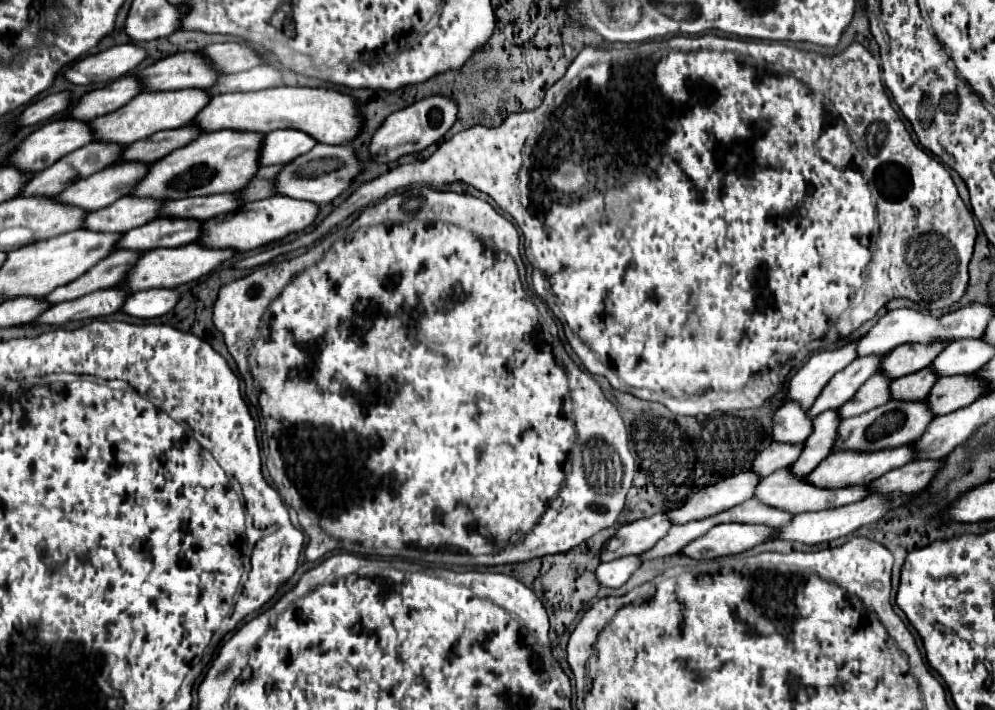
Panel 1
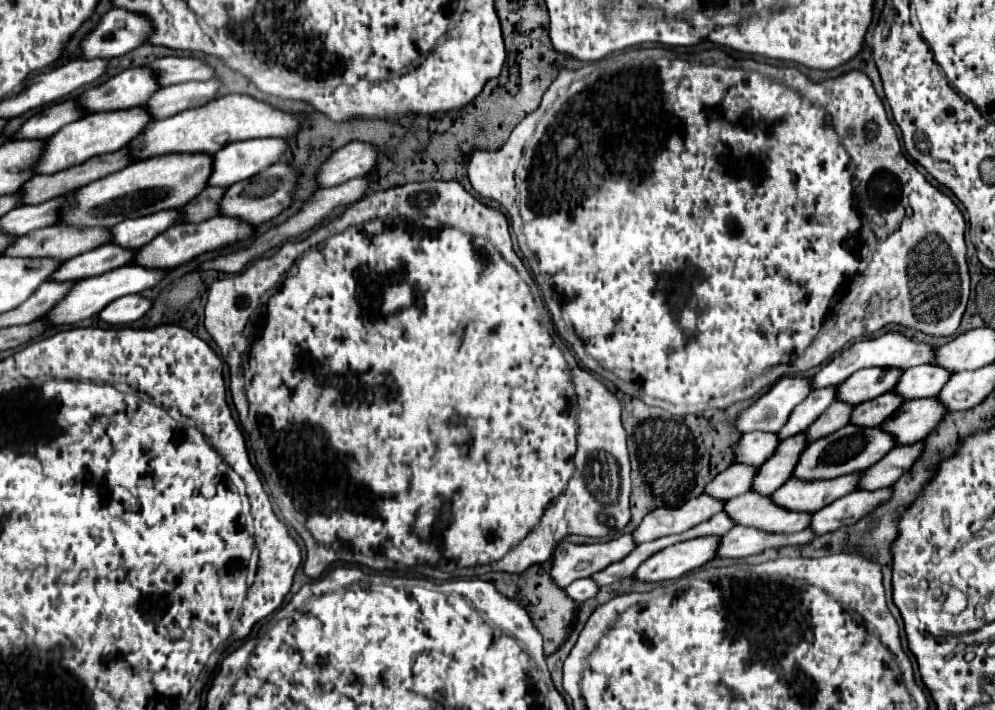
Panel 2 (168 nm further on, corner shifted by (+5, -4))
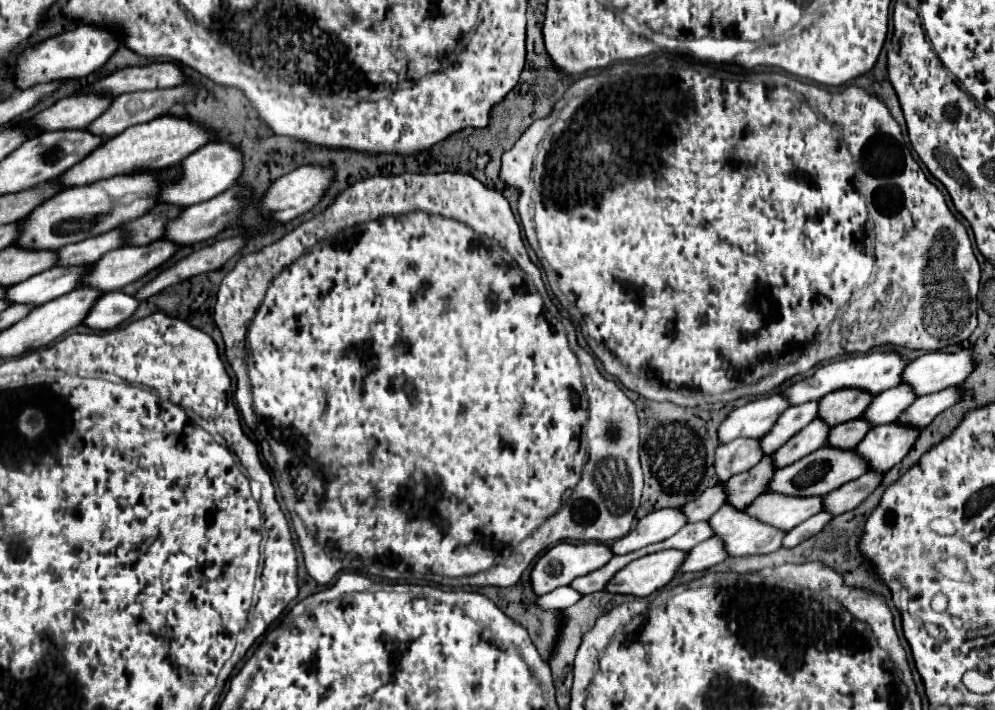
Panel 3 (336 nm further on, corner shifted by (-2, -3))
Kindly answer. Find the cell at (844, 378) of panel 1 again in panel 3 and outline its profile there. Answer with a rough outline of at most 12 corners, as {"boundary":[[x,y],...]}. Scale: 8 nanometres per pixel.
{"boundary":[[818,402],[790,406],[760,440],[774,454],[816,418]]}

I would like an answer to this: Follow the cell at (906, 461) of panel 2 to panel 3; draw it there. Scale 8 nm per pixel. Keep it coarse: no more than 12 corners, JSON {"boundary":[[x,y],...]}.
{"boundary":[[870,470],[824,498],[824,510],[838,516],[856,508],[884,474]]}

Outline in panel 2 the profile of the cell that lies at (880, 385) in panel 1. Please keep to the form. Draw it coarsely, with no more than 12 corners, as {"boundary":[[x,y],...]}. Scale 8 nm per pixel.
{"boundary":[[833,401],[805,431],[807,443],[849,423],[853,407]]}

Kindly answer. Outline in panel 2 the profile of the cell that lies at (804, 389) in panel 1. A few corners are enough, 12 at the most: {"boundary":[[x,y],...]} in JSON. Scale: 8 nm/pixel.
{"boundary":[[783,377],[737,415],[739,433],[777,433],[805,399],[805,377]]}

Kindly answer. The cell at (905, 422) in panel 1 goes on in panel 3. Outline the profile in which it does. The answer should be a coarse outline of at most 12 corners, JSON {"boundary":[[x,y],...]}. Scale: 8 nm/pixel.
{"boundary":[[826,444],[776,470],[768,492],[826,496],[866,472]]}

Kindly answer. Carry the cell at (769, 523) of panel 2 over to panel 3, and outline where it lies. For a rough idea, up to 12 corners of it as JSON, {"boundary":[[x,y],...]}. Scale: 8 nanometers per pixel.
{"boundary":[[722,506],[710,526],[730,556],[782,548],[786,532]]}

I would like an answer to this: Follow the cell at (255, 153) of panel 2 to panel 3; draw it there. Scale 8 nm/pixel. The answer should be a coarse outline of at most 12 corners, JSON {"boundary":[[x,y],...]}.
{"boundary":[[206,144],[180,162],[160,202],[184,208],[222,194],[244,172],[240,150]]}

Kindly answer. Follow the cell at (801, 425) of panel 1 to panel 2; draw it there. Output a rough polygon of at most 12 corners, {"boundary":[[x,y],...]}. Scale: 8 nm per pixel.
{"boundary":[[741,435],[733,463],[759,467],[777,449],[777,435]]}

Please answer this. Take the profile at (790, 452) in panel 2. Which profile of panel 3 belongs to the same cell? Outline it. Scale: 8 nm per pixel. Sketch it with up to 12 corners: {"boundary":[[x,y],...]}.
{"boundary":[[766,454],[726,480],[728,504],[742,510],[764,494],[776,468]]}

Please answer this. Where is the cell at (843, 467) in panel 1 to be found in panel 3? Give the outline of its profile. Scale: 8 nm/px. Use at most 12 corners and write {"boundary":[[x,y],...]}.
{"boundary":[[762,494],[746,512],[792,530],[822,512],[822,498]]}

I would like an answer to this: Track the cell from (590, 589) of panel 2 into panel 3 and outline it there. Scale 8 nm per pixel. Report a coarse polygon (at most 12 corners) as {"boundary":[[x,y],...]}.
{"boundary":[[562,586],[540,596],[536,604],[544,610],[566,610],[582,594]]}

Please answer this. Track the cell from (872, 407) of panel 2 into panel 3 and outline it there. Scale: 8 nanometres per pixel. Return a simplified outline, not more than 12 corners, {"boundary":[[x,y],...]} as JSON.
{"boundary":[[854,418],[834,426],[830,446],[856,448],[870,430],[868,422]]}

